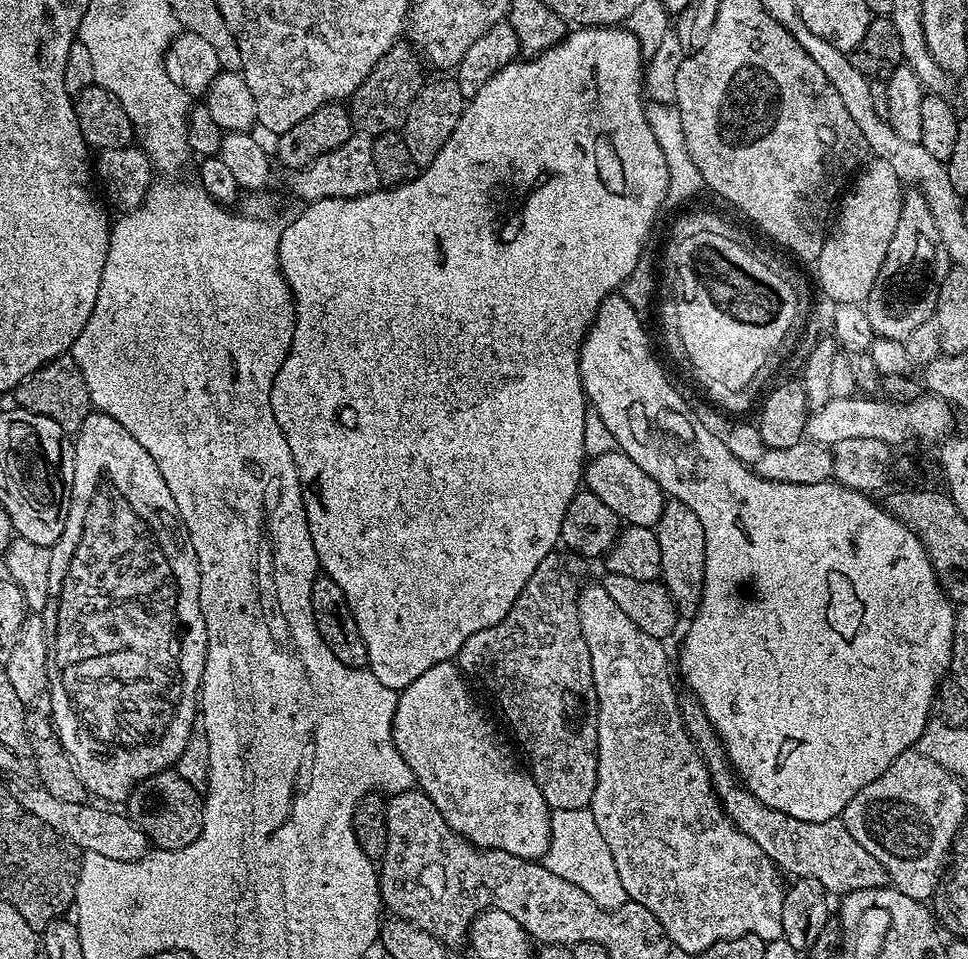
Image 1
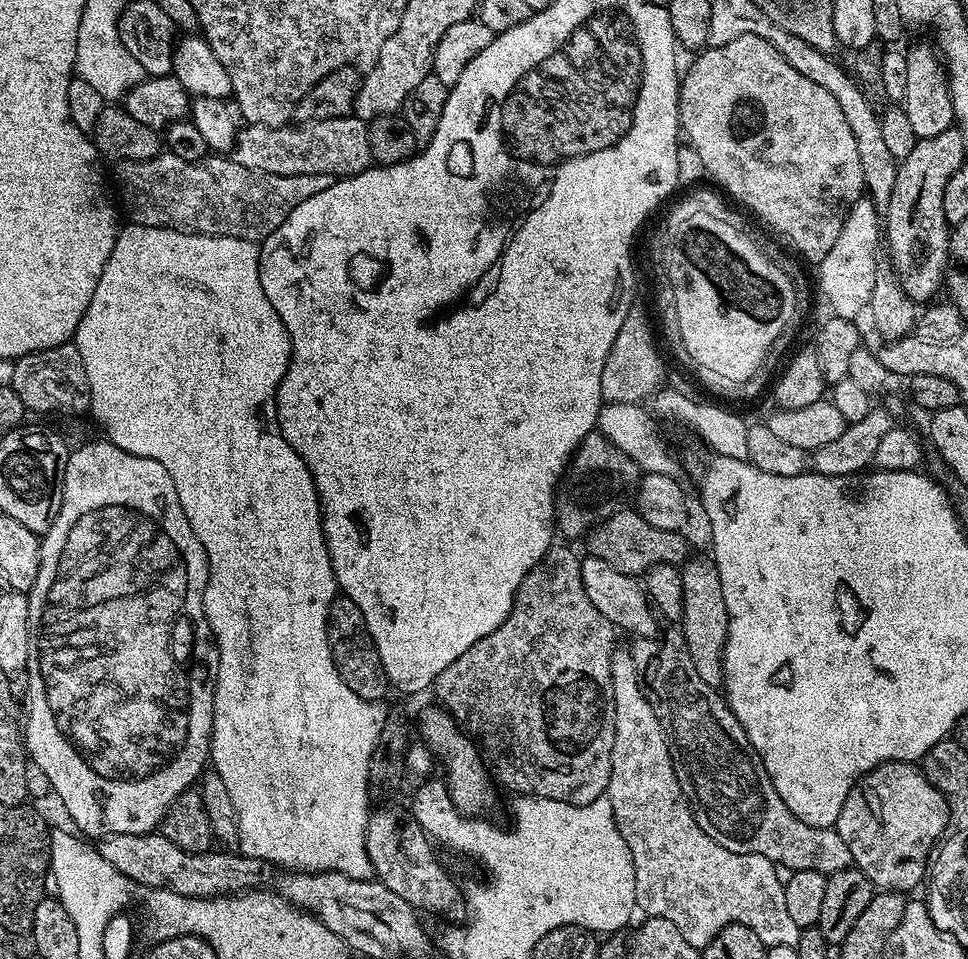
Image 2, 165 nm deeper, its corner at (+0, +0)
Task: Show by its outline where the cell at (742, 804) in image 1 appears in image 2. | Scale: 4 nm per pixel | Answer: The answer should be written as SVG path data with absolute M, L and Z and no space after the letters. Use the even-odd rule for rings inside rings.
M683 643L664 644L654 649L644 664L642 660L642 683L654 714L658 714L658 722L662 722L668 749L672 752L672 765L688 805L692 807L692 817L710 838L714 838L714 842L718 842L718 846L726 846L726 850L734 850L734 854L764 856L781 869L788 868L789 873L814 870L831 874L853 867L850 846L842 842L835 827L810 826L790 814L786 802L778 798L778 790L774 790L774 782L770 782L762 758L754 750L750 738L746 738L746 730L742 730L738 718L729 710L727 699L717 689L702 682Z

